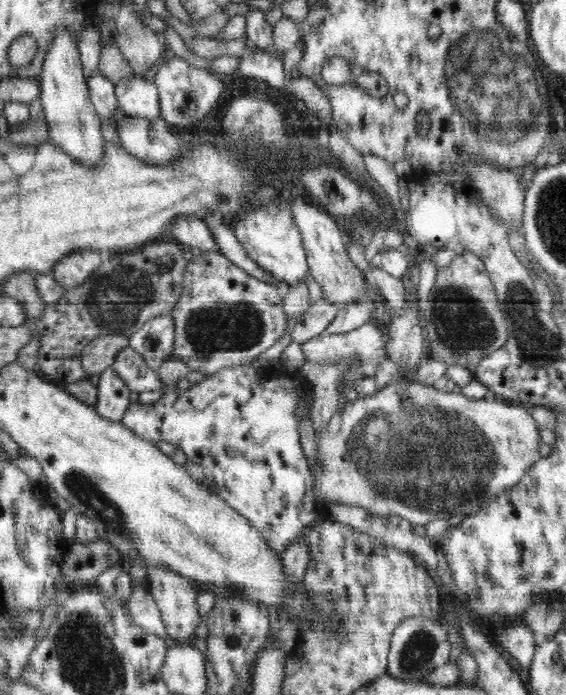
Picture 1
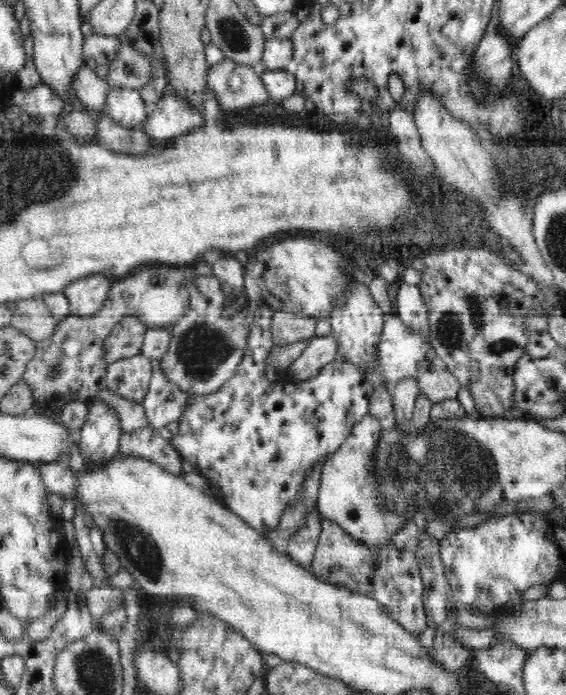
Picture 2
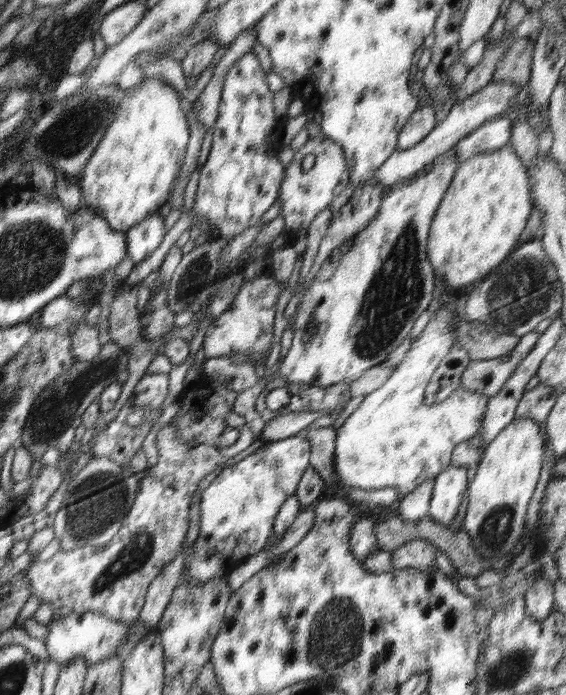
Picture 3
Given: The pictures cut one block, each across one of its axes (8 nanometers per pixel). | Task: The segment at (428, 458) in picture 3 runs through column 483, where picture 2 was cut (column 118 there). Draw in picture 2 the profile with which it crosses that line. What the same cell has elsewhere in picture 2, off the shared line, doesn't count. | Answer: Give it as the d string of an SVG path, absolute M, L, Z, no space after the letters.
M107 388L100 390L94 397L102 400L118 416L123 433L134 433L149 426L149 421L142 403L124 398Z

